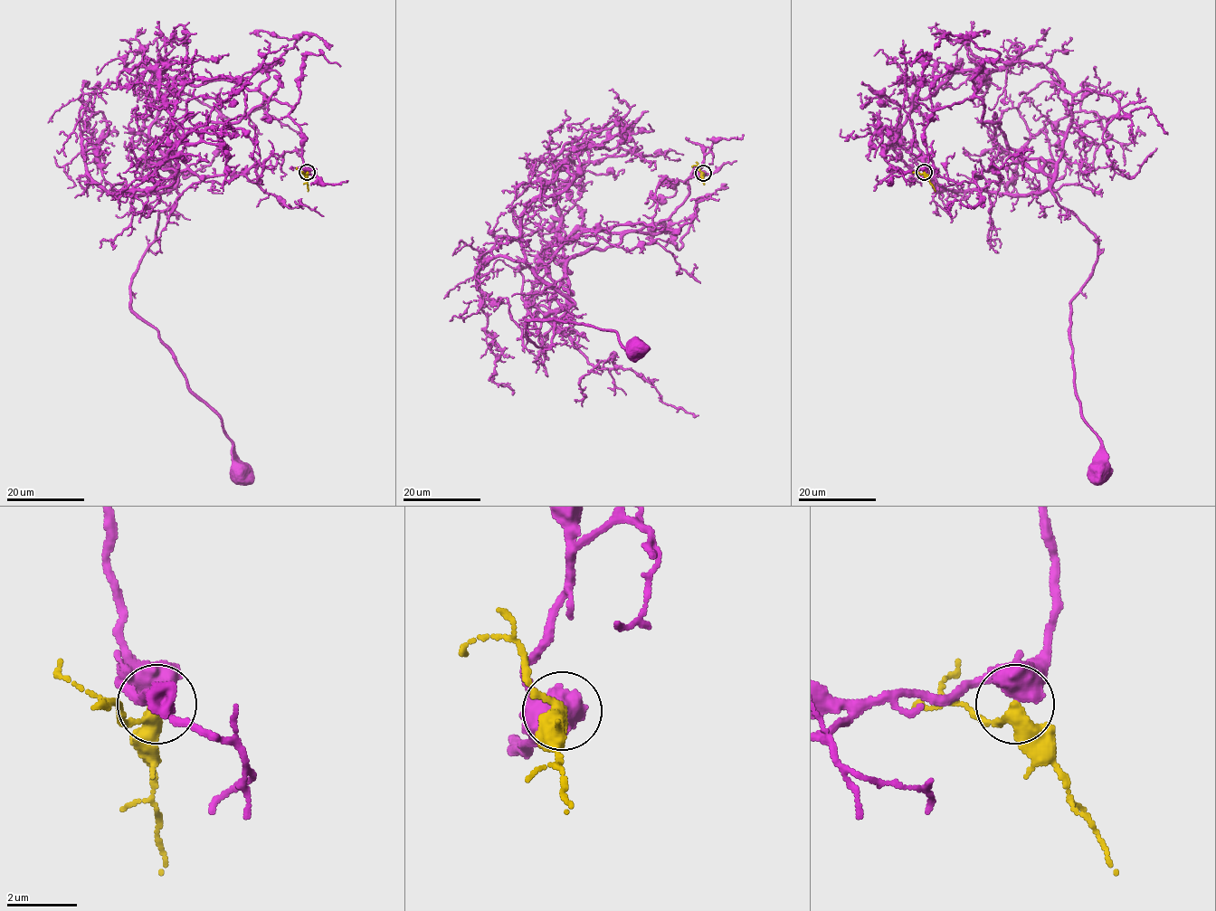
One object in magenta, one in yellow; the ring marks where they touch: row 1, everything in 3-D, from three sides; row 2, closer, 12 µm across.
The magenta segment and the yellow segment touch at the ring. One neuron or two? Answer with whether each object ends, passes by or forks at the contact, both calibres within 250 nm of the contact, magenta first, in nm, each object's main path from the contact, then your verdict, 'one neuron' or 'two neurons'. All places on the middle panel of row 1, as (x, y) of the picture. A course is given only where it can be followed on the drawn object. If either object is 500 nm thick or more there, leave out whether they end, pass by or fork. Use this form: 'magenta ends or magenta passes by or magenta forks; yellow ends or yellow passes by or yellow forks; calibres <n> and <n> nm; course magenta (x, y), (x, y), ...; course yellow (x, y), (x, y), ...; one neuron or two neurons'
calibres 750 and 320 nm; course magenta (703, 173), (658, 233), (627, 232), (567, 261), (574, 304), (549, 346), (527, 320), (613, 330), (637, 349); course yellow (703, 173), (703, 185); two neurons

